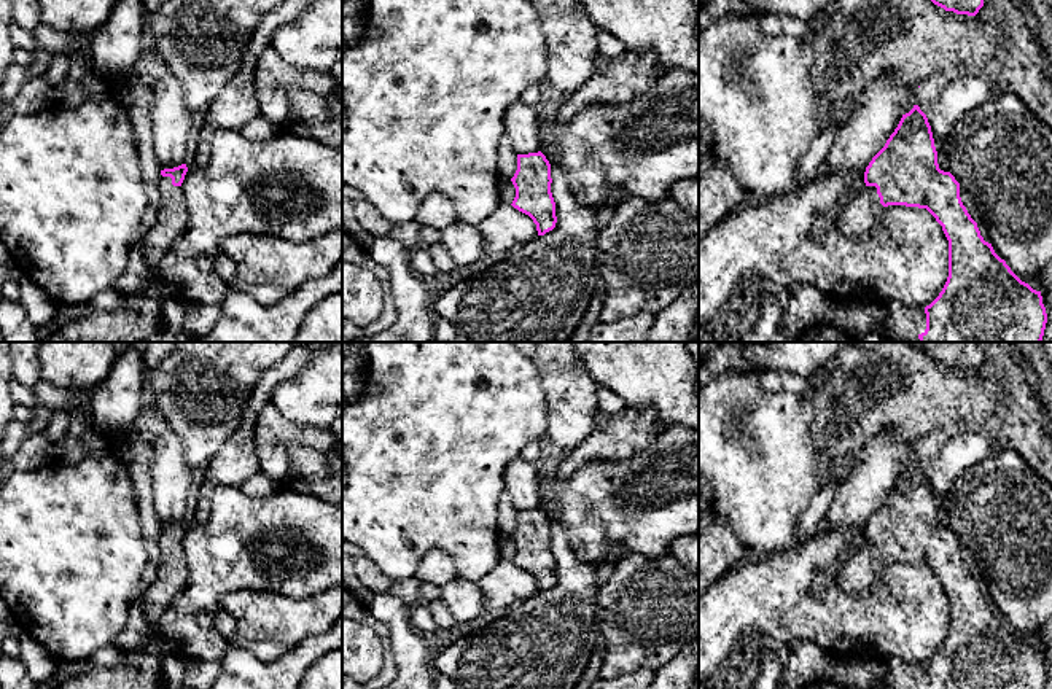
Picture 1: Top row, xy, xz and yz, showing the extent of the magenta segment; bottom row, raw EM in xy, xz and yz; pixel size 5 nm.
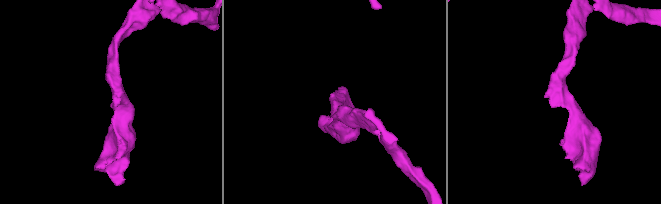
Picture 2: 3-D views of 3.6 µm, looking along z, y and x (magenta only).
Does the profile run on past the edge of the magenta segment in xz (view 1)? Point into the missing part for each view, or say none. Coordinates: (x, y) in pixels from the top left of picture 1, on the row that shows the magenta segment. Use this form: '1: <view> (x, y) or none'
1: none

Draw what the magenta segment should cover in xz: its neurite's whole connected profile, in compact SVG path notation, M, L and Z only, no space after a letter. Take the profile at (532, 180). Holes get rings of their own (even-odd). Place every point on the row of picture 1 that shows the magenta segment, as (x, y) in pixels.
M541 151L517 154L517 170L511 181L516 188L511 205L533 220L538 236L552 231L557 216L551 193L551 164L546 156Z

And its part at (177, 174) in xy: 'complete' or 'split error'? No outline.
split error

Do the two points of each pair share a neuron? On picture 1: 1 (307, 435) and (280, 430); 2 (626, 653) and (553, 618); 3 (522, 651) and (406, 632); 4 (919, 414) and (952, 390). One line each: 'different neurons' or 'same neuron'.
1: same neuron
2: different neurons
3: different neurons
4: same neuron

